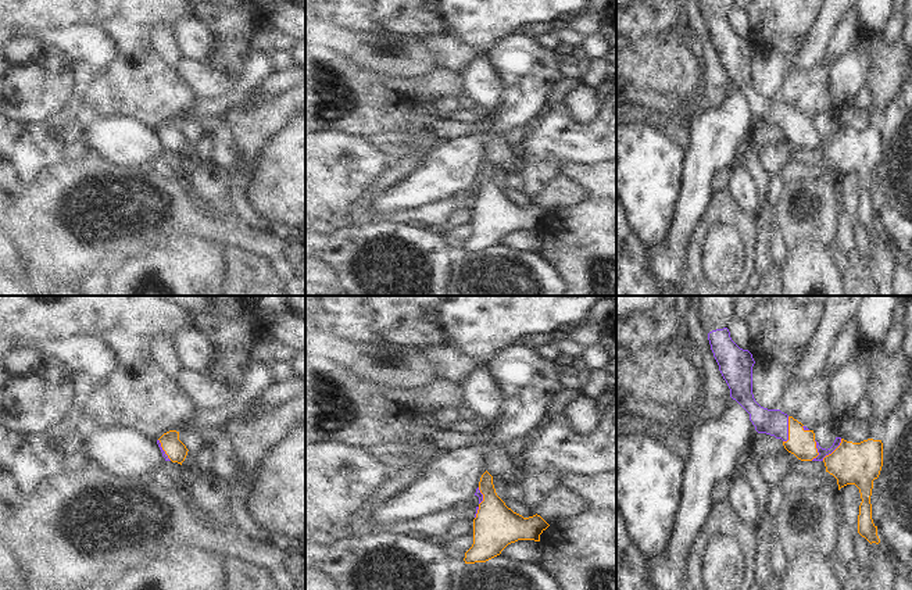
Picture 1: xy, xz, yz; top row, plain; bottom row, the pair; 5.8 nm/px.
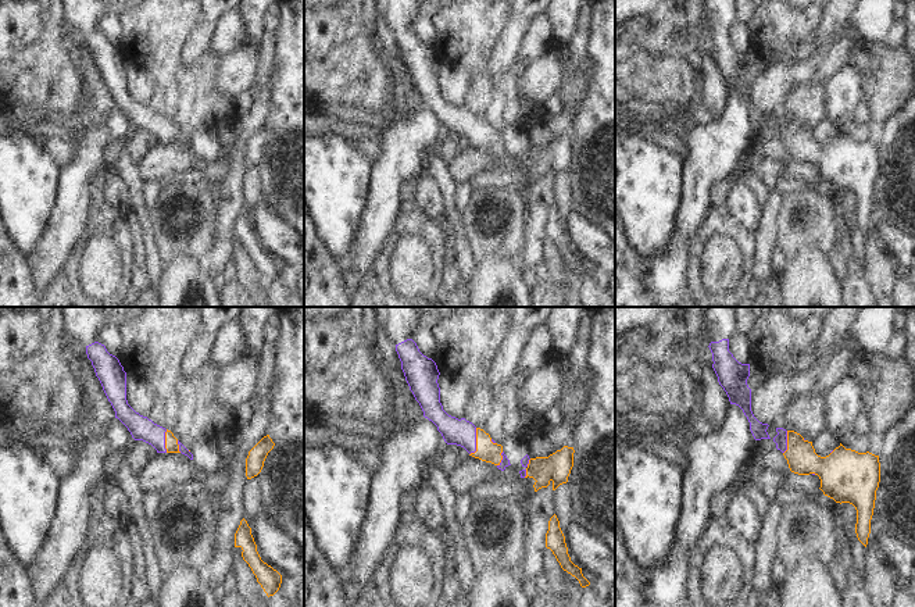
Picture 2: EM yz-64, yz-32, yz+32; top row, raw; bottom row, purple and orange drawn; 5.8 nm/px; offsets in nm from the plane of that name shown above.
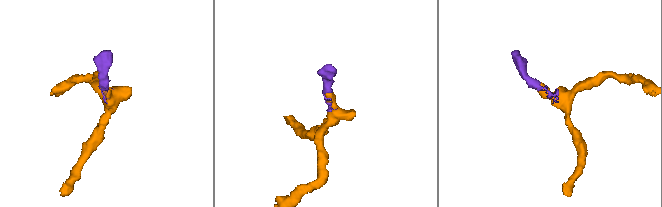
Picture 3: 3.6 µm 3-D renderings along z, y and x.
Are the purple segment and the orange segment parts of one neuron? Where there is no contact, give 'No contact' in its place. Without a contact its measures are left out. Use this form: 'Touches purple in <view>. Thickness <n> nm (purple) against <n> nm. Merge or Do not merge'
Touches purple in yz. Thickness 150 nm (purple) against 160 nm. Merge

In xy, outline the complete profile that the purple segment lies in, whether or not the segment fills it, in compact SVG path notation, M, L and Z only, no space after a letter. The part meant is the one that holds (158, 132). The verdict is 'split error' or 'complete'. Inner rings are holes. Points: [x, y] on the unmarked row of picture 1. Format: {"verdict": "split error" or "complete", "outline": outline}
{"verdict": "split error", "outline": "M169 119L164 122L158 129L157 133L162 142L165 150L178 151L182 154L187 144L186 135L179 129L179 121Z"}

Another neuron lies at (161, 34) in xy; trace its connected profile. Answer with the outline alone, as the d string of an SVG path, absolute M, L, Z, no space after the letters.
M160 25L151 32L151 43L155 46L155 51L168 67L179 69L183 62L183 57L174 40L175 31L168 26Z

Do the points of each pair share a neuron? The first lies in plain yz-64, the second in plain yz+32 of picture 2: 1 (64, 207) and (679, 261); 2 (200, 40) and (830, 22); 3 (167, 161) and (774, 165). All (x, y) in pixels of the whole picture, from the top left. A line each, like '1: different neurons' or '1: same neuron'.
1: different neurons
2: same neuron
3: same neuron

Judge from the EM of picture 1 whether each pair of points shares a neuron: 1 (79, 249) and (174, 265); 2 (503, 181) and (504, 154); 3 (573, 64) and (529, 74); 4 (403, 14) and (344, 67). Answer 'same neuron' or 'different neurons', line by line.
1: different neurons
2: same neuron
3: different neurons
4: different neurons

